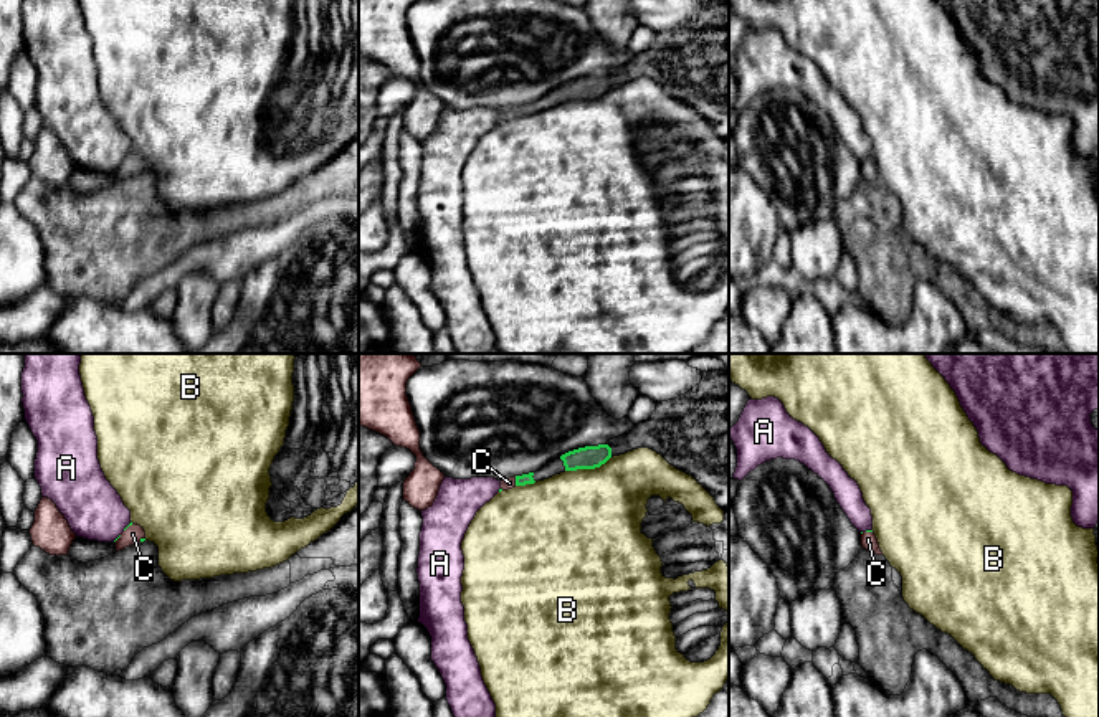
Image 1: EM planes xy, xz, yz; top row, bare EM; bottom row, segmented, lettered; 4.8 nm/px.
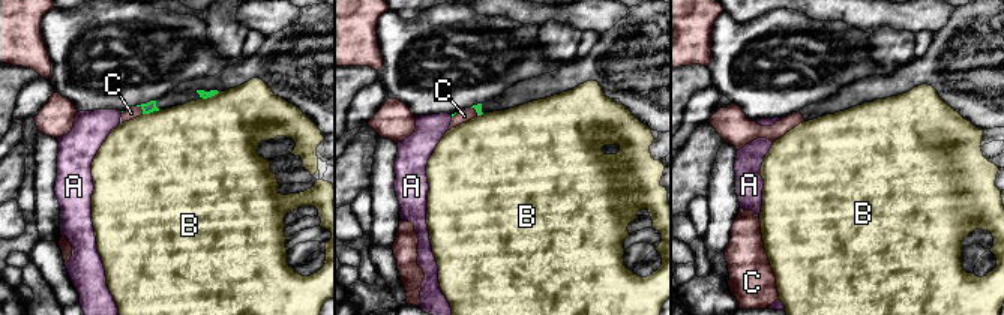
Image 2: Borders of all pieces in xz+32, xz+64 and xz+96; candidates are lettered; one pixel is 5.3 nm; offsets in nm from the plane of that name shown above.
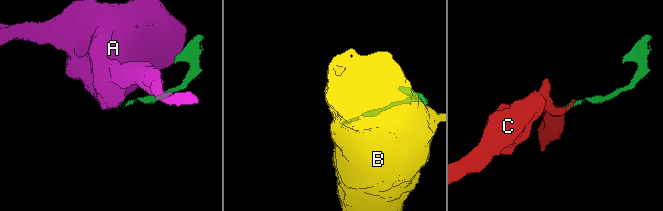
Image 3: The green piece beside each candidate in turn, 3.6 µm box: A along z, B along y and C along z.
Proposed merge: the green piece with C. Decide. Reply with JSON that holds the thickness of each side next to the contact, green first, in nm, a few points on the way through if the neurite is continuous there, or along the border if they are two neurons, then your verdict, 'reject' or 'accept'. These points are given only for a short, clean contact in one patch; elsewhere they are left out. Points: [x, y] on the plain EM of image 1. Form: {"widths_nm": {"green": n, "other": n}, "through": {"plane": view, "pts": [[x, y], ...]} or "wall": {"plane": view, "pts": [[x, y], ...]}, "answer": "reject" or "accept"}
{"widths_nm": {"green": 50, "other": 50}, "wall": {"plane": "xz", "pts": [[514, 106], [516, 114]]}, "answer": "reject"}

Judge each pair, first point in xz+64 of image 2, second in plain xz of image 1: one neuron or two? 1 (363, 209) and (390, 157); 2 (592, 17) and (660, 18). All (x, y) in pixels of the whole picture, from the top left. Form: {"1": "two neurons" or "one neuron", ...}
{"1": "one neuron", "2": "one neuron"}

